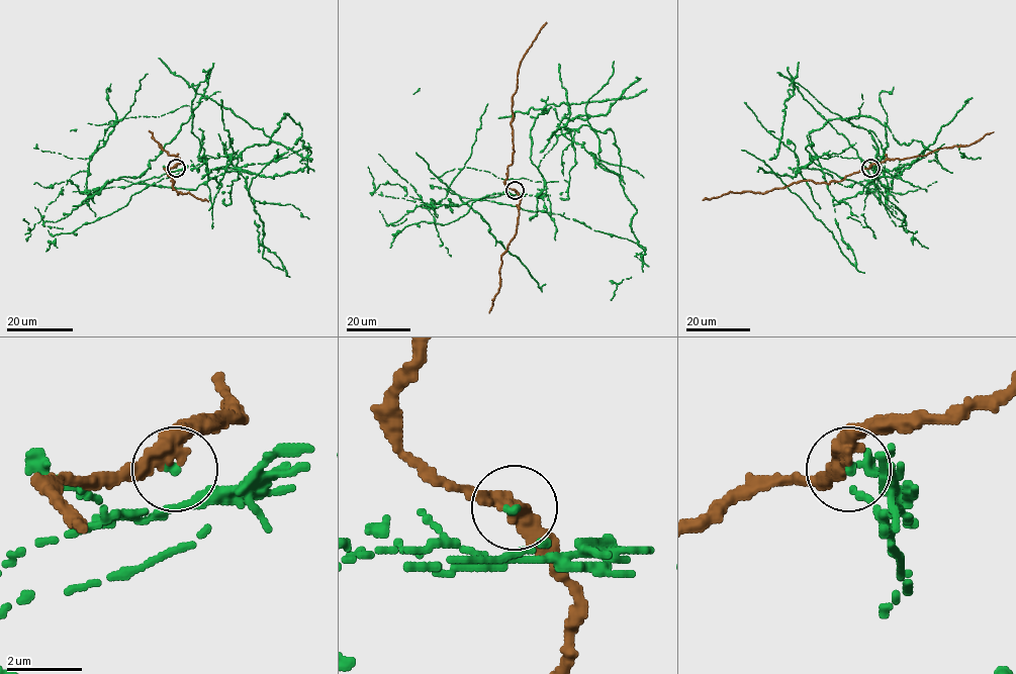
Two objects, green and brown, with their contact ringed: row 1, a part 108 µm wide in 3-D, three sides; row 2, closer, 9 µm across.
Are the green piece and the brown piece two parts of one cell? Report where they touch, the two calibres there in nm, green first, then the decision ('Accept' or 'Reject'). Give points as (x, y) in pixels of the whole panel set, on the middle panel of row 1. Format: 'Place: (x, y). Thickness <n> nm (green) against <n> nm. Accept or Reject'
Place: (515, 190). Thickness 160 nm (green) against 360 nm. Reject

